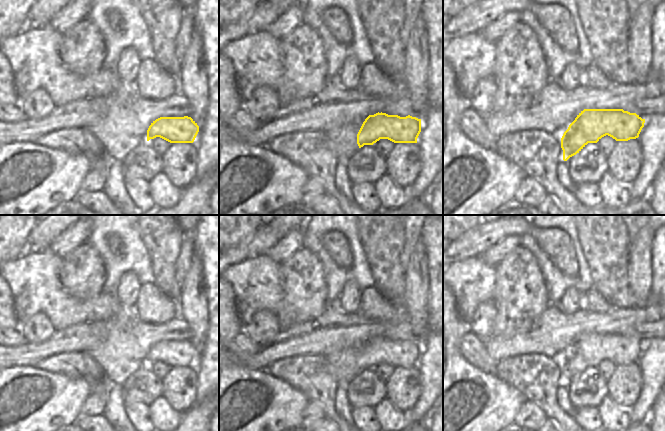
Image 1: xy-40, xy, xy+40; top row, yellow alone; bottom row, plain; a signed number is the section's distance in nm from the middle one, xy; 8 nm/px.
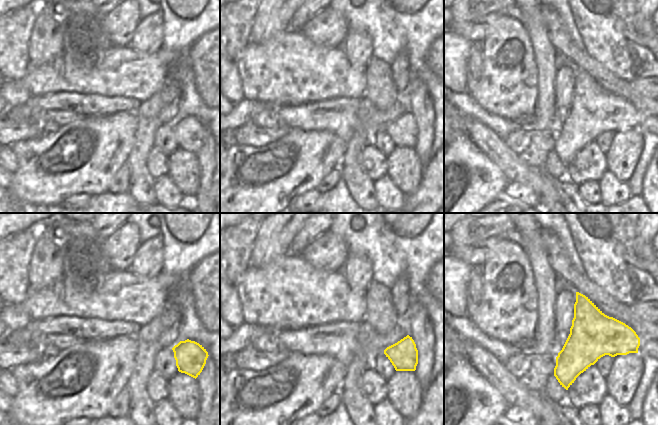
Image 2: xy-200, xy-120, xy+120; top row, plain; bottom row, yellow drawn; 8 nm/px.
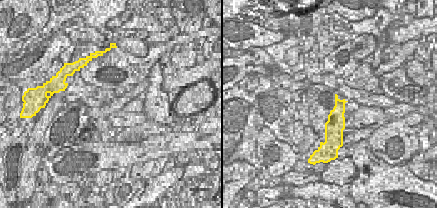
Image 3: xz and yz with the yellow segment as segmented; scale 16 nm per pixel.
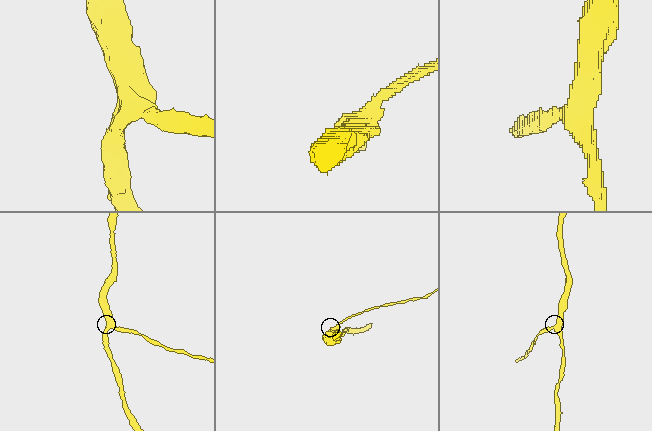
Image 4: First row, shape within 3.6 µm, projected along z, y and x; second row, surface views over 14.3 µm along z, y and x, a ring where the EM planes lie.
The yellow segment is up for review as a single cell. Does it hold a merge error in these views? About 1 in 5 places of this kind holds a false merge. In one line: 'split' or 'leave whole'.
leave whole

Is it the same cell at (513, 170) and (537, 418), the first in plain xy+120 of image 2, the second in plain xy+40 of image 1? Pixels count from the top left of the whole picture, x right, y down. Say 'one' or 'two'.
two

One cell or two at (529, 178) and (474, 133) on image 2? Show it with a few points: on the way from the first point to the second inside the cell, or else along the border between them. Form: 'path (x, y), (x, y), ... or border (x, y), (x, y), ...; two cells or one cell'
path (515, 169), (488, 142); one cell

